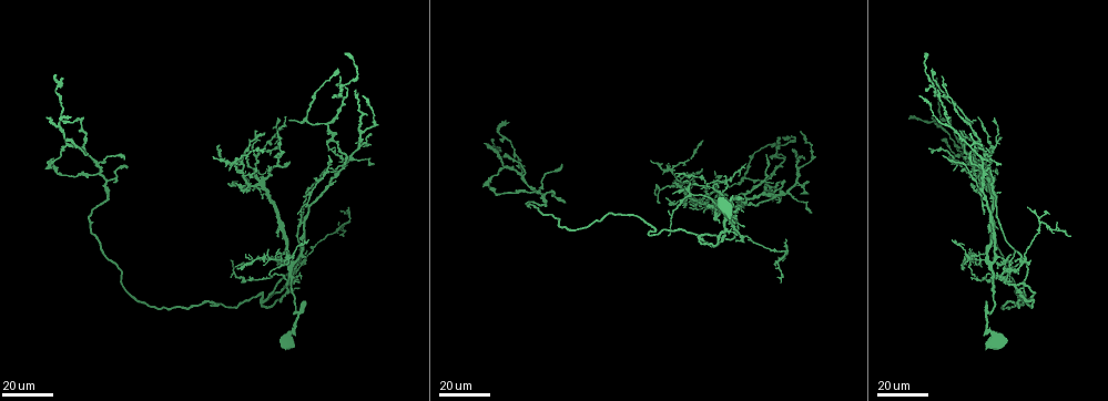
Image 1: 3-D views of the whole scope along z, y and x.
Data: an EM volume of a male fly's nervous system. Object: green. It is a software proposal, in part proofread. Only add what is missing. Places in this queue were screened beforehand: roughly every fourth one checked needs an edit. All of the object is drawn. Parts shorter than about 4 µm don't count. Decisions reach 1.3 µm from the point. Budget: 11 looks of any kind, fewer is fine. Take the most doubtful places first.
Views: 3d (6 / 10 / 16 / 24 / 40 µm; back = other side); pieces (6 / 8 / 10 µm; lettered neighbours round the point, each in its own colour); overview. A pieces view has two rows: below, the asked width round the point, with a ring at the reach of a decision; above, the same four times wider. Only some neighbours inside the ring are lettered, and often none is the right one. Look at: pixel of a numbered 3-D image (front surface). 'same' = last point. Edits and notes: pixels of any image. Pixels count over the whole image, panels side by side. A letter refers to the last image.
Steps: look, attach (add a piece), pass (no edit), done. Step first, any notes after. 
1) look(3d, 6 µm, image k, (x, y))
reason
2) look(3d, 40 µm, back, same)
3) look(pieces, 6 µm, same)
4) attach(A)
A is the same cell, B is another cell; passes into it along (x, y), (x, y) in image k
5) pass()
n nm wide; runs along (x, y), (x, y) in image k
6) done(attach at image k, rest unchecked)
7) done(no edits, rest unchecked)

look(3d, 24 µm, image 1, (339, 78))
thin end

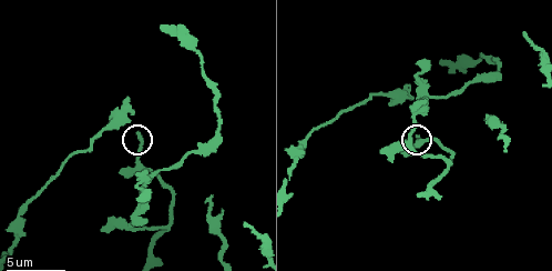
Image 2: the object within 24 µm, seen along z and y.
look(pieces, 6 µm, image 2, (137, 135))

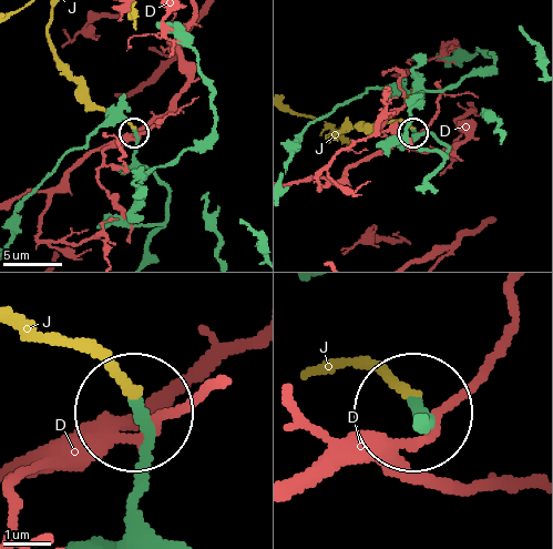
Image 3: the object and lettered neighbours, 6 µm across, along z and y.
attach(J)
J is the same cell, D is another cell; passes into it along (418, 424), (358, 364) in image 3; it goes on there

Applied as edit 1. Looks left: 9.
look(overview)

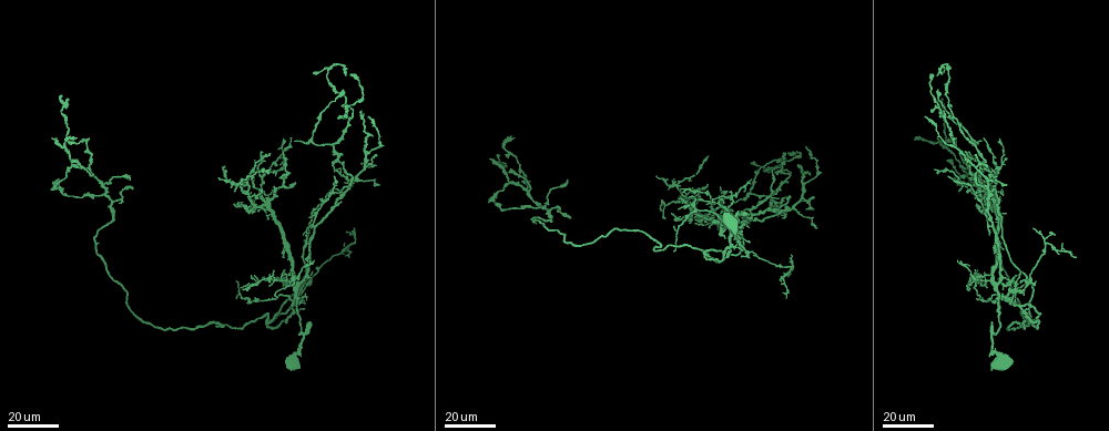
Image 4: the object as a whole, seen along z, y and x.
look(3d, 16 µm, image 4, (671, 213))
thin end

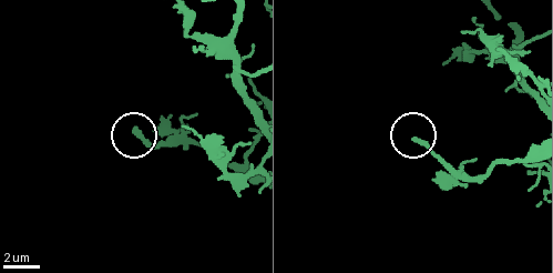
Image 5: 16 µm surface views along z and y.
look(pieces, 10 µm, image 5, (135, 130))

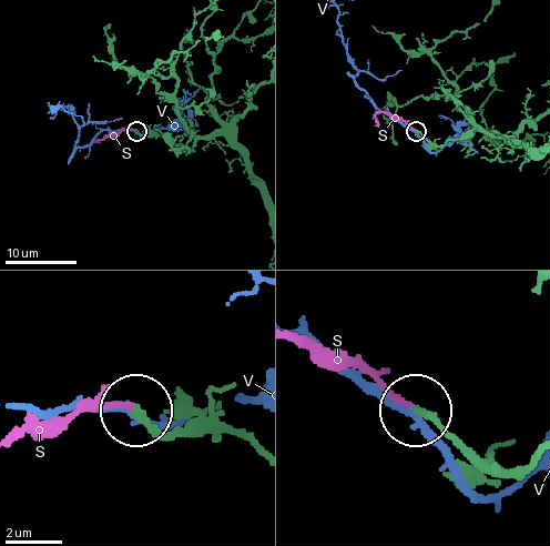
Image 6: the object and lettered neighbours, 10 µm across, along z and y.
attach(S)
S is the same cell, V is another cell; passes into it along (434, 145), (400, 120), (380, 112), (375, 117), (378, 125) in image 6; the cell continues

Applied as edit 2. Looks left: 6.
look(3d, 24 µm, image 4, (984, 182))
branch stops here

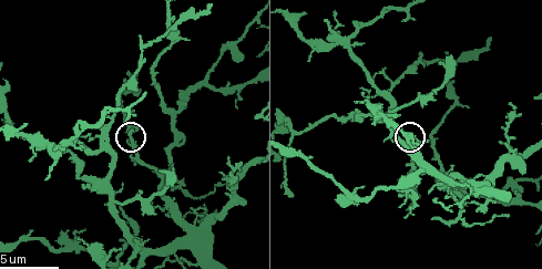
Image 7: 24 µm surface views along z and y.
look(pieces, 6 µm, image 7, (131, 131))

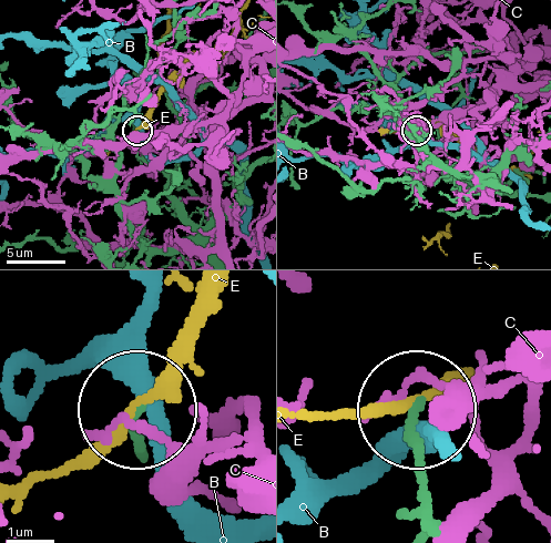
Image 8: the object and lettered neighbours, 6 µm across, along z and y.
pass()
B, C and E are other cells; no lettered piece goes on from it

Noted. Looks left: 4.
look(3d, 16 µm, image 4, (296, 182))
branch stops here

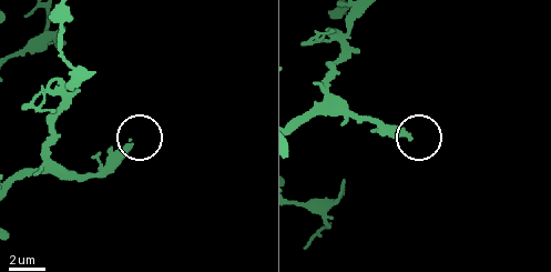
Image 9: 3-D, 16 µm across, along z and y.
look(pieces, 8 µm, image 9, (410, 134))

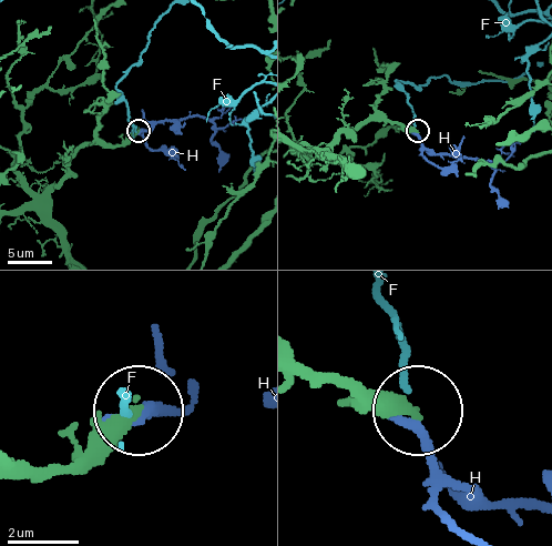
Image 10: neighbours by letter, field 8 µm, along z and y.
pass()
280 nm wide; F and H are other cells; none of them fits

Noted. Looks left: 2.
look(3d, 16 µm, image 4, (982, 141))
an open end

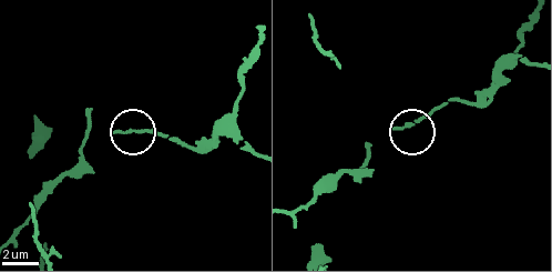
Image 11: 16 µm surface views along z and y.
look(pieces, 8 µm, image 11, (393, 126))
see the neighbours

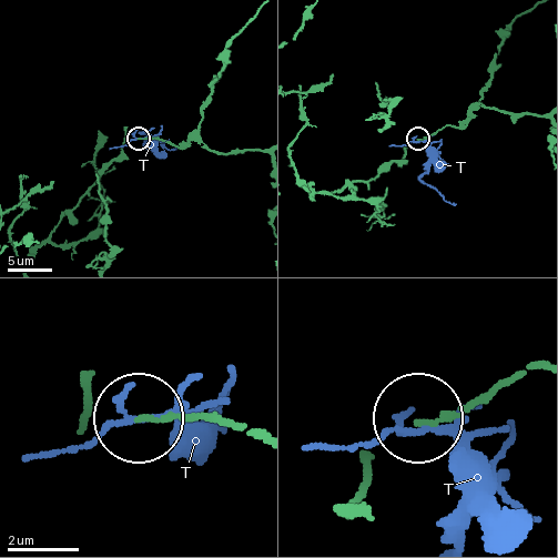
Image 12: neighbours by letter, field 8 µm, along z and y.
pass()
T is another cell; runs along (257, 438), (204, 418), (144, 418) in image 12; none of them fits

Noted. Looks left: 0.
done(attach at image 3, attach at image 6, rest unchecked)

